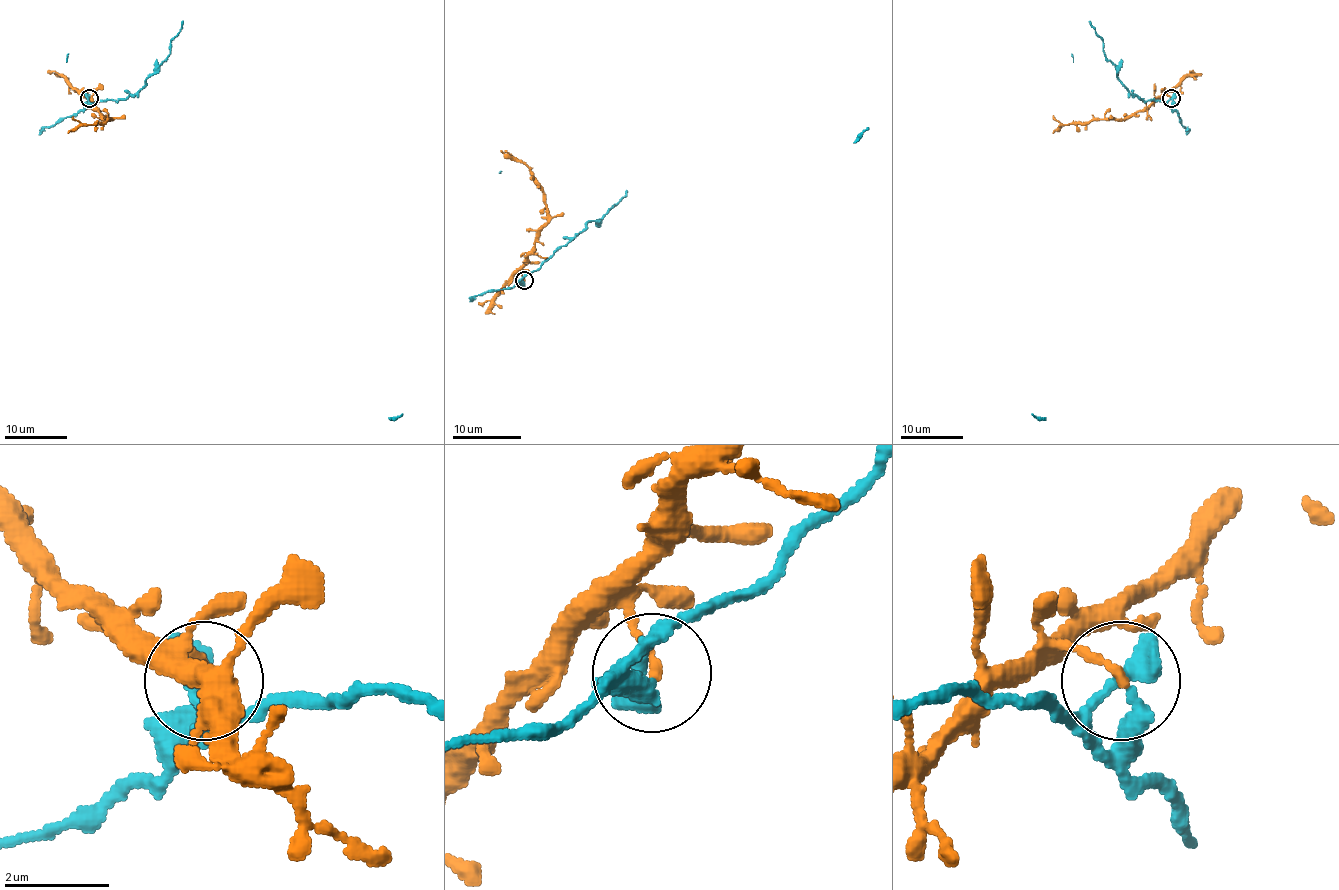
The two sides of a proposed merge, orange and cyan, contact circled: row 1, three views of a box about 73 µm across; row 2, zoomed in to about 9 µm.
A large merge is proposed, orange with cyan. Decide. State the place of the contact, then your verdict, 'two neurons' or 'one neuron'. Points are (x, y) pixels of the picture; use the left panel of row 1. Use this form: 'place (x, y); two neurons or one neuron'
place (89, 98); two neurons

